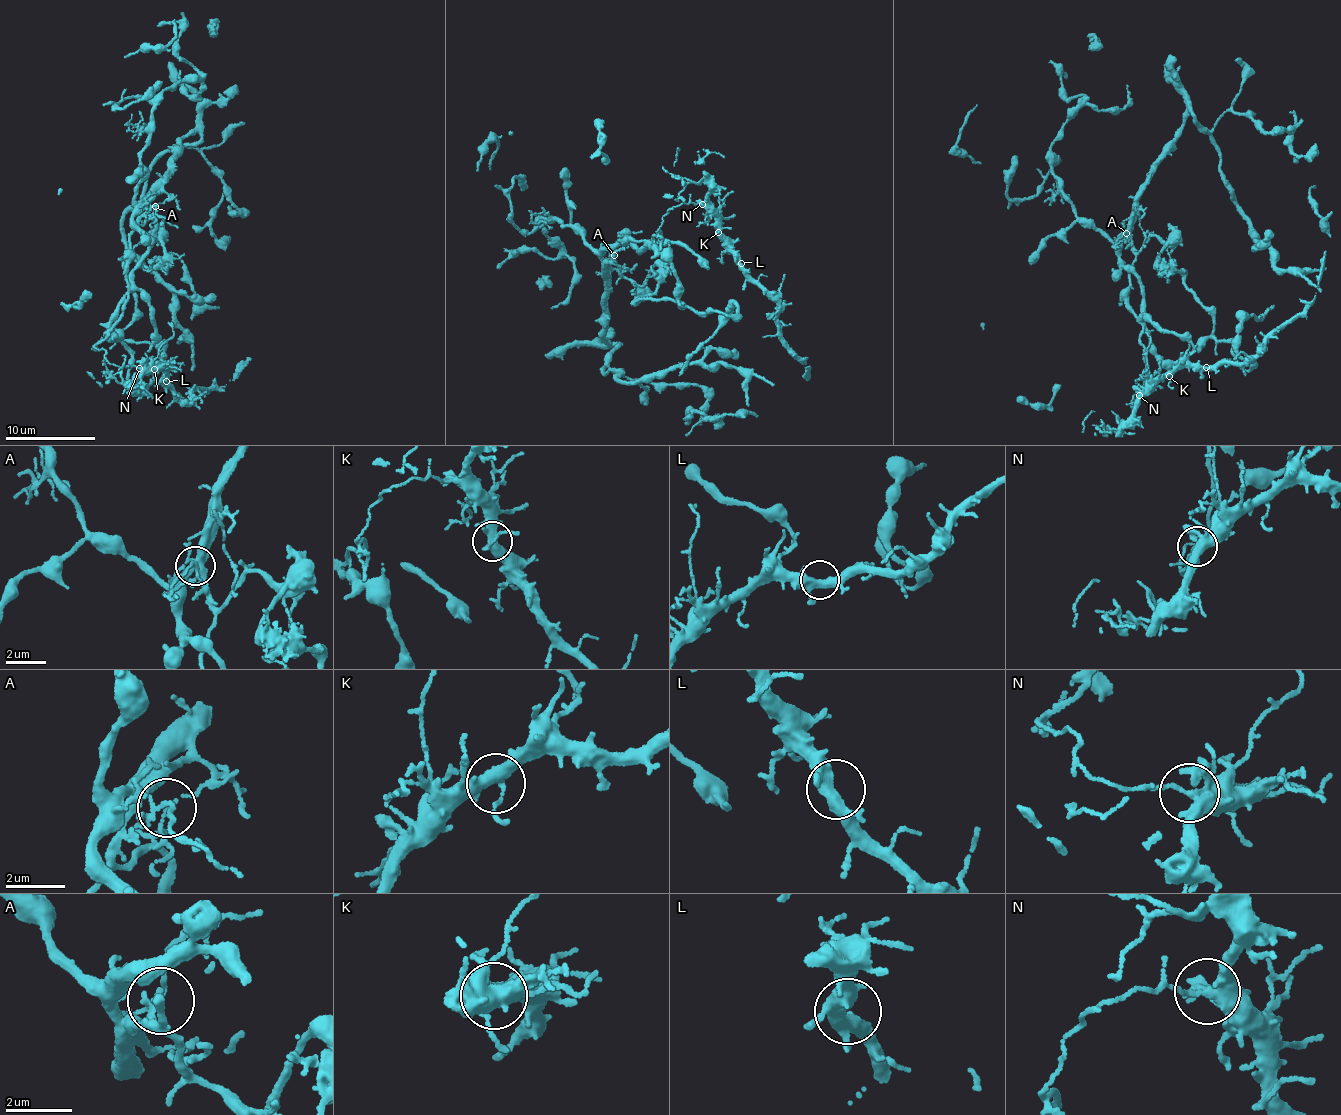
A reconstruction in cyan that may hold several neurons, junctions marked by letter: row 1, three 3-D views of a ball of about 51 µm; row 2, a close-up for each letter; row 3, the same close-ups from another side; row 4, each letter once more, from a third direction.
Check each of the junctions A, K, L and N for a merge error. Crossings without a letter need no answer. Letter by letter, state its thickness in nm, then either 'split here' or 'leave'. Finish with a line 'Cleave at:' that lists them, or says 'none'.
A: 120 nm | leave
K: 360 nm | leave
L: 380 nm | leave
N: 360 nm | split here
Cleave at: N

